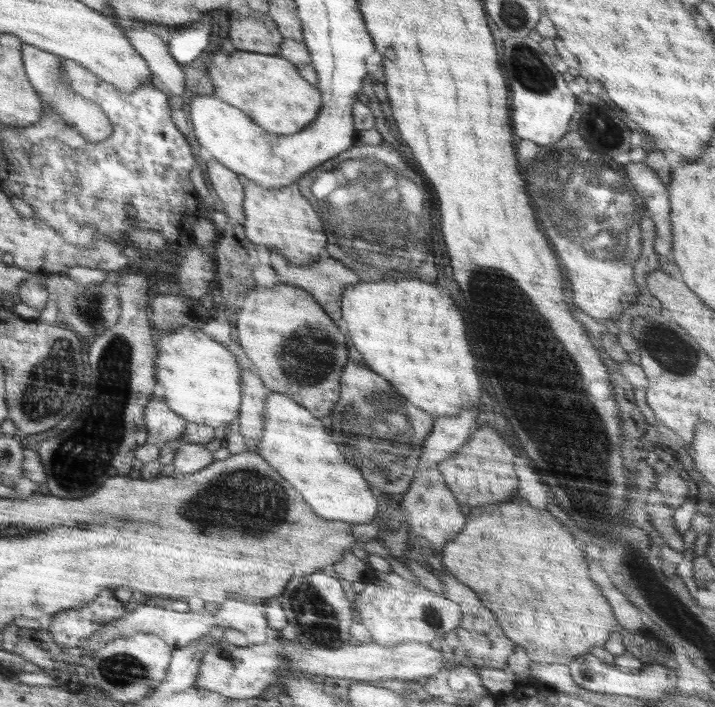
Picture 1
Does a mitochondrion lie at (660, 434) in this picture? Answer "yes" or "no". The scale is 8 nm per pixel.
no

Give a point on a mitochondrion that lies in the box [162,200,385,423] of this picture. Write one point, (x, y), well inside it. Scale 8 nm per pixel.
(307, 357)

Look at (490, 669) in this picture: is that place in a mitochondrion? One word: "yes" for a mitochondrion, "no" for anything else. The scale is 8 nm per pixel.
no

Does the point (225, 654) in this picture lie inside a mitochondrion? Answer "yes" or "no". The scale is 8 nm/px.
yes

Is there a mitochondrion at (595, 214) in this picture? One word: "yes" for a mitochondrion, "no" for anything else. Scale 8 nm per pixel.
yes

